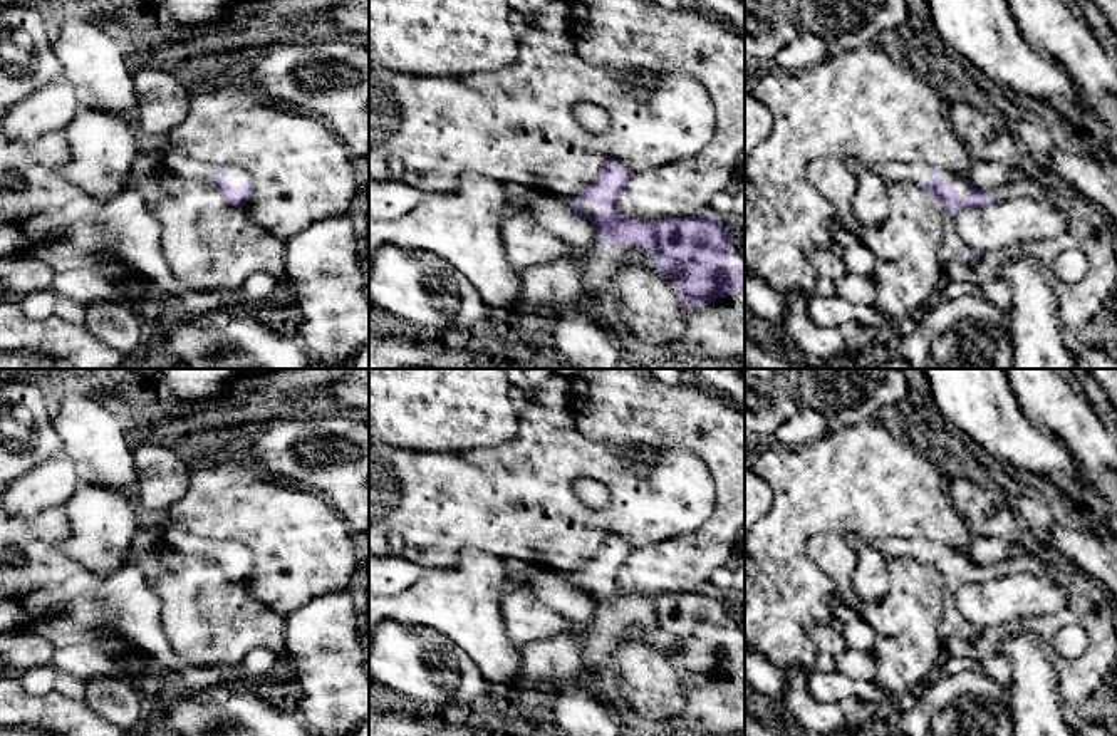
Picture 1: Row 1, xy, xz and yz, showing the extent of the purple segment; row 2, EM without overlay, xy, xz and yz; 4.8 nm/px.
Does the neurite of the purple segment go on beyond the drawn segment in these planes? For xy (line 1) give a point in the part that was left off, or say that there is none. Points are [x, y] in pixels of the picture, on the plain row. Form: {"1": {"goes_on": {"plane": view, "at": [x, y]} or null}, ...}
{"1": {"goes_on": {"plane": "xy", "at": [176, 539]}}}

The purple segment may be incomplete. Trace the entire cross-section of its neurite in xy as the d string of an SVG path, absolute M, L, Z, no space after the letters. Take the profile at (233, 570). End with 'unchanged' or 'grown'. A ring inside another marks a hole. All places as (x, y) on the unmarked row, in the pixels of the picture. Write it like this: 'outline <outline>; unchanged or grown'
outline M161 523L161 542L184 553L203 555L216 562L230 582L242 582L253 568L253 553L248 547L231 540L210 540Z; grown

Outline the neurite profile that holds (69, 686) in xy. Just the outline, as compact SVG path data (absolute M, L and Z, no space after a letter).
M57 672L54 691L74 701L84 701L86 682L65 672Z

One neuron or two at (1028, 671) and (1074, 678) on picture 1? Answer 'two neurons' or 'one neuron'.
two neurons

